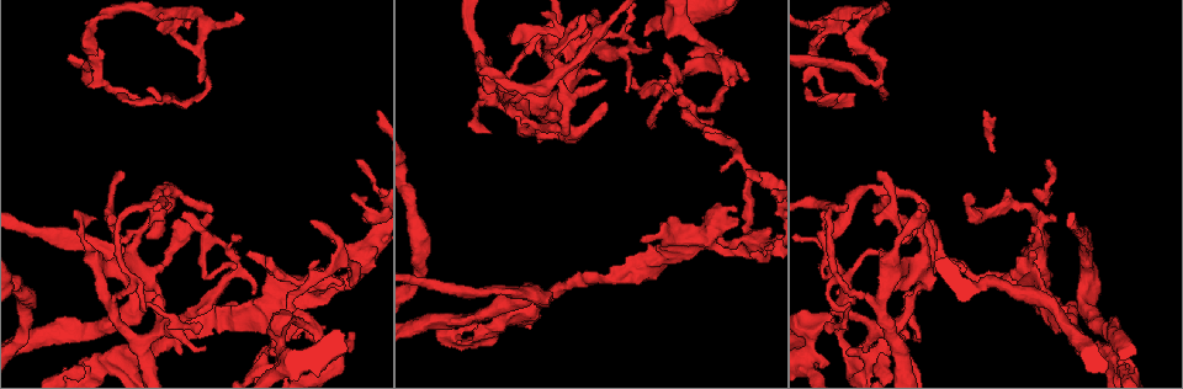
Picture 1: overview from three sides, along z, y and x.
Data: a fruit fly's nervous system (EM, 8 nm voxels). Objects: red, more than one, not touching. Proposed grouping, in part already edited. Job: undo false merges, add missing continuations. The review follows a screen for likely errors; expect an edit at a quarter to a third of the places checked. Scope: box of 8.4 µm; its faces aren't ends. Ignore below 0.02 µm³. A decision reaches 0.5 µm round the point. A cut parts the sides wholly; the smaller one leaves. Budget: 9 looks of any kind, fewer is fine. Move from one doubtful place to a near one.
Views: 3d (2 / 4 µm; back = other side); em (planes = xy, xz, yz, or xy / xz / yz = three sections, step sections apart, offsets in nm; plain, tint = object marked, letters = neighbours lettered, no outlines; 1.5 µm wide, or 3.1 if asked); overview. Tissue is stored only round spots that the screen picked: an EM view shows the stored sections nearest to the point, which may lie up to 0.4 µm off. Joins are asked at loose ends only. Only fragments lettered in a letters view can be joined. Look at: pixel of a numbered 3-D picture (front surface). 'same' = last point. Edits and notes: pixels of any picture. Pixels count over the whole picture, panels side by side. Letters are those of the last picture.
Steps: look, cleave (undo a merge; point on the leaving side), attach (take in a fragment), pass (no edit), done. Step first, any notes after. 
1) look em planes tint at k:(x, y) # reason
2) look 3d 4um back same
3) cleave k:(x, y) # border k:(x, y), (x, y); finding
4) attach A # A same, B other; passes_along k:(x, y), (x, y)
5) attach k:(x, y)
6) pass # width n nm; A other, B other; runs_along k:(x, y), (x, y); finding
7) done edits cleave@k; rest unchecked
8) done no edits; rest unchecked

look em planes plain at 1:(961, 270) # branch stops here

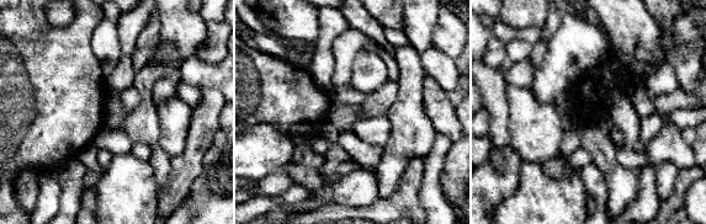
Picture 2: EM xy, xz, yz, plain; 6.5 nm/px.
look em planes letters same # see the neighbours

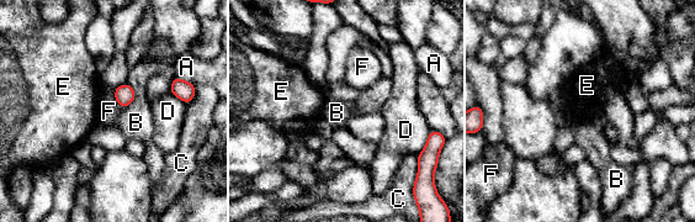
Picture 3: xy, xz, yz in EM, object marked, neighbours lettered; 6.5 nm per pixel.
pass # longest_contact B 190 nm; A other, B other, C other, D other, E other, F other; border 3:(127, 82), (134, 99), (123, 109); none of them fits

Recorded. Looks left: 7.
look em planes letters at 1:(199, 330) # tapers out

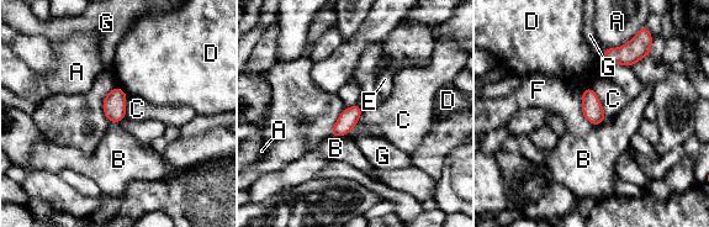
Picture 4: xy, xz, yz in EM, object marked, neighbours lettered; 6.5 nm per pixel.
pass # width 120 nm; longest_contact C 220 nm; A other, B other, C other, D other, E other, F other, G other; none of them fits

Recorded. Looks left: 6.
look 3d 2um back at 1:(869, 362) # abrupt turn

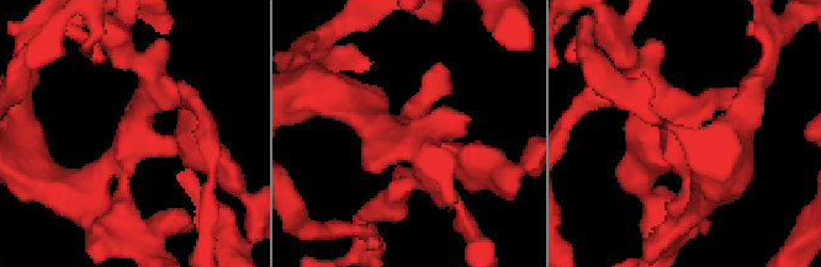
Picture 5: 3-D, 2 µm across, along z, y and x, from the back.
look em planes tint at 5:(132, 131)

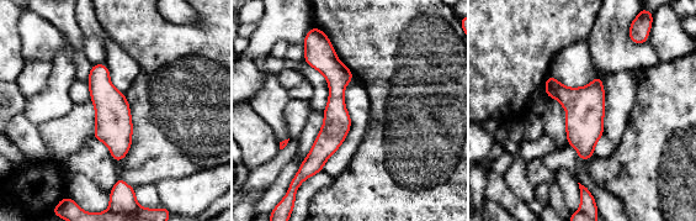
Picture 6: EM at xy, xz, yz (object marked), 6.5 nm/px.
look em planes letters same

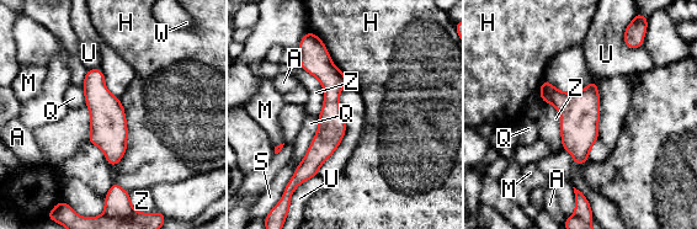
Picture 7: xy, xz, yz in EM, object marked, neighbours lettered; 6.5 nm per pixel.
pass # width 240 nm; A other, H other, M other, Q other, S other, U other, W other, Z other; runs_along 7:(322, 53), (330, 133), (310, 172); one neuron here

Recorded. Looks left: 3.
look 3d 4um at 1:(487, 87)

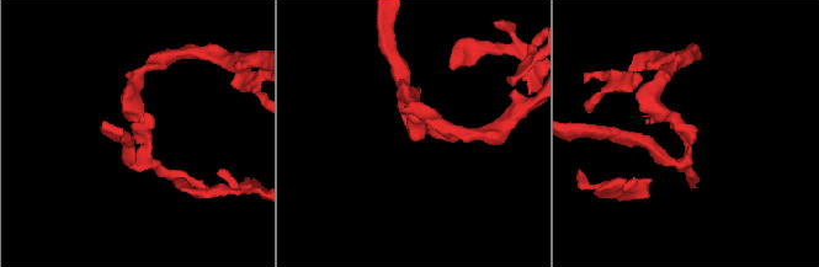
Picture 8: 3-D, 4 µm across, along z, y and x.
look em planes letters at 8:(691, 130)

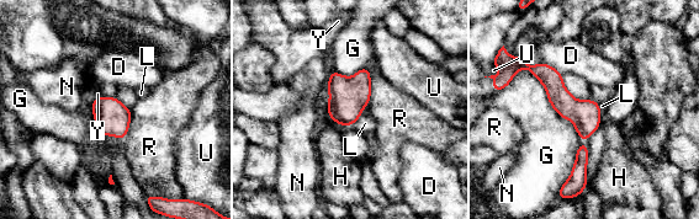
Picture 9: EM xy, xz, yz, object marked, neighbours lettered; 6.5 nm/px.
pass # D other, G other, H other, L other, N other, R other, U other, Y other; runs_along 9:(531, 68), (583, 121), (581, 183); all the same neuron

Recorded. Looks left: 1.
done no edits; rest unchecked

